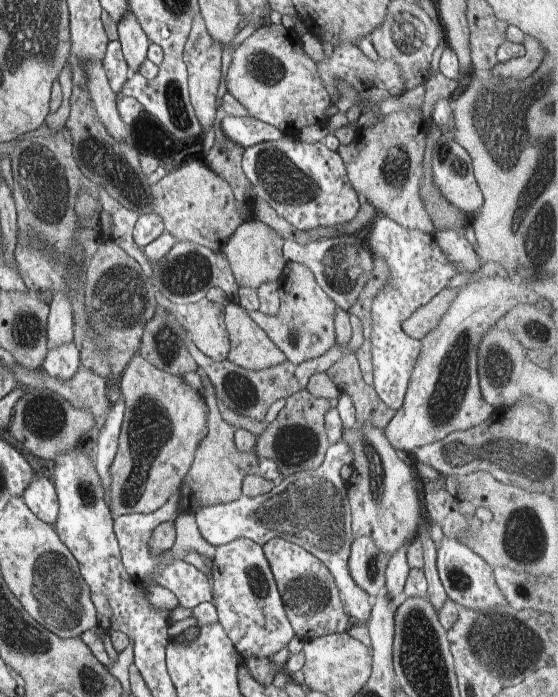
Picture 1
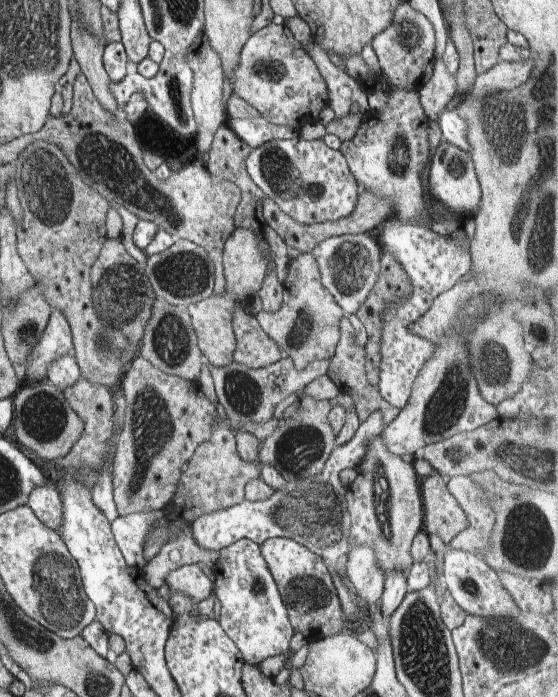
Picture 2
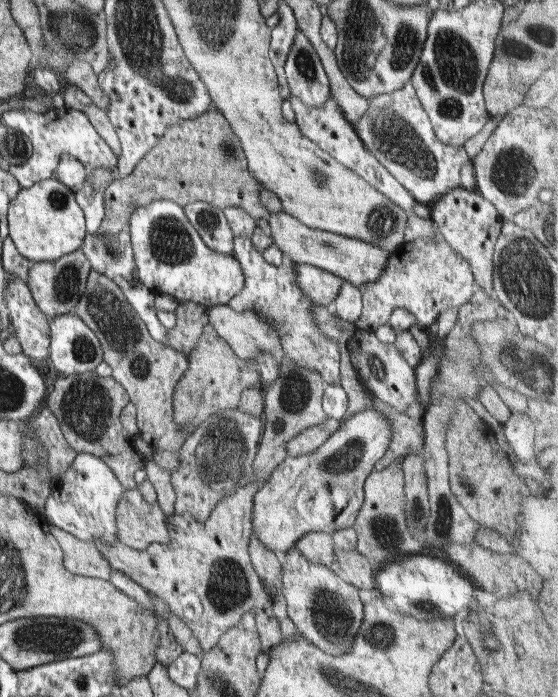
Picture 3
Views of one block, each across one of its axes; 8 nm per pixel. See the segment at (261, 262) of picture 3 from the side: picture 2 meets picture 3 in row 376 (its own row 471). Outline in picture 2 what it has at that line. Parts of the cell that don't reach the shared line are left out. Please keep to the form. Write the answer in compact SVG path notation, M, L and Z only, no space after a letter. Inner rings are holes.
M372 412L368 420L362 422L358 430L354 432L353 438L332 450L320 474L310 476L306 480L286 482L284 488L276 490L264 501L245 499L238 506L222 508L200 516L192 523L192 533L196 544L206 548L210 553L212 550L218 552L241 539L249 539L262 545L271 537L290 538L320 556L329 567L331 574L340 576L342 584L346 584L352 590L353 587L346 576L347 556L351 550L350 542L348 542L351 517L345 498L348 489L344 488L339 473L347 468L356 469L360 460L364 460L368 442L372 442L376 436L381 436L384 429L382 412Z

